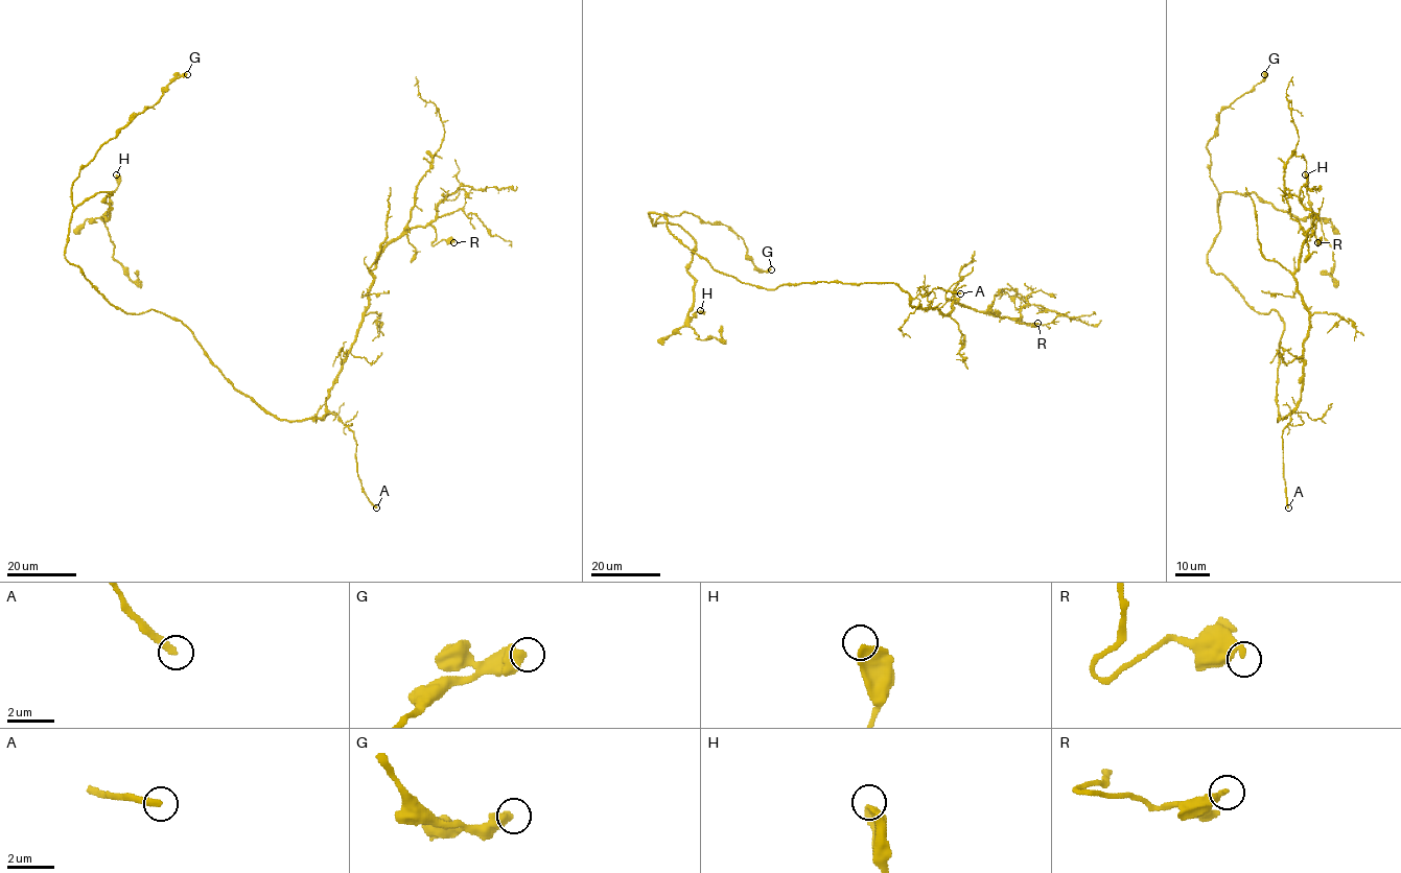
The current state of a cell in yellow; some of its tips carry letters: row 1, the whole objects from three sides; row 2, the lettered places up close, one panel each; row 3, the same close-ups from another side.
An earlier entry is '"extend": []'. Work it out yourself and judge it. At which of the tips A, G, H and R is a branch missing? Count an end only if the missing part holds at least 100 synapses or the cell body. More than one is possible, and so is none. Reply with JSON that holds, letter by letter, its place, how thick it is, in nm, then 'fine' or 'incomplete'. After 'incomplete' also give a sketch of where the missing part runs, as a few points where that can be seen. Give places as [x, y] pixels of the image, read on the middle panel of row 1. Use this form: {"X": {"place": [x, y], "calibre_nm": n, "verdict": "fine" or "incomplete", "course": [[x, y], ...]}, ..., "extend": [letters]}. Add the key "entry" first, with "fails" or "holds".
{"entry": "fails", "A": {"place": [960, 293], "calibre_nm": 320, "verdict": "incomplete", "course": [[960, 293], [966, 291], [954, 285], [934, 295], [926, 292], [892, 244], [902, 236]]}, "G": {"place": [771, 269], "calibre_nm": 600, "verdict": "fine"}, "H": {"place": [700, 310], "calibre_nm": 420, "verdict": "fine"}, "R": {"place": [1037, 323], "calibre_nm": 320, "verdict": "fine"}, "extend": ["A"]}

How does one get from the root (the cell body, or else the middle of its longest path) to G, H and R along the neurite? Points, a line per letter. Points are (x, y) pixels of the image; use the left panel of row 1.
G: (226, 378), (180, 321), (153, 309), (116, 308), (65, 256), (79, 171), (187, 74)
H: (226, 378), (180, 321), (116, 308), (66, 258), (72, 211), (110, 192), (109, 218), (116, 174)
R: (226, 378), (280, 419), (320, 418), (368, 305), (379, 253), (427, 226), (436, 231), (433, 245), (453, 242)

